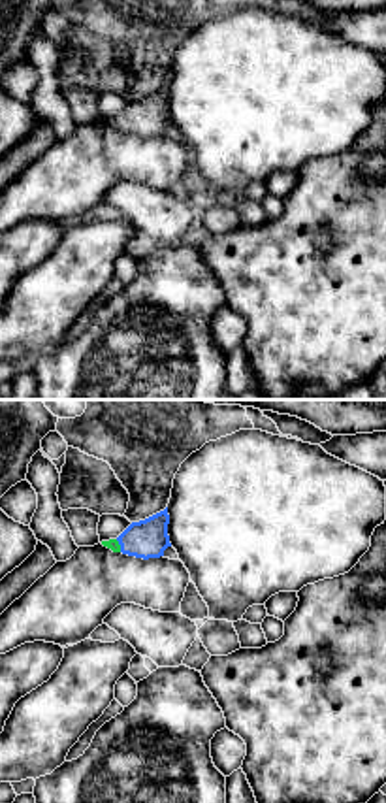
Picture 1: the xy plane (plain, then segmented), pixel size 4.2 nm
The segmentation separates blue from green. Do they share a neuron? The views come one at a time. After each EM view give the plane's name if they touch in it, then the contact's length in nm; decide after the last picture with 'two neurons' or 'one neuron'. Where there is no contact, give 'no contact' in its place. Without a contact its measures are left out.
meets blue in xy; contact 60 nm long

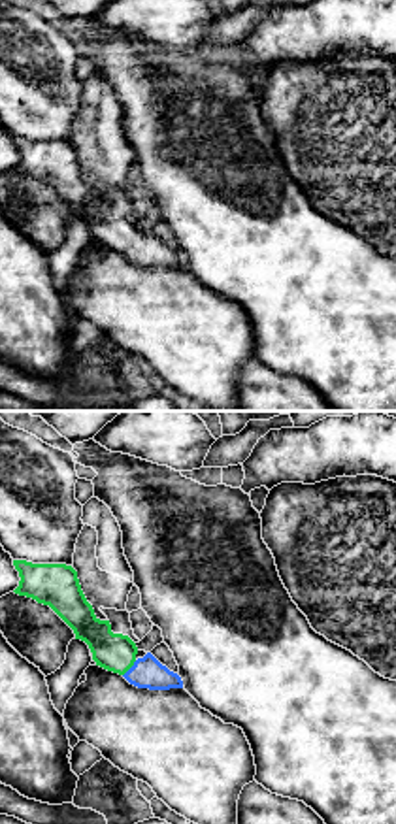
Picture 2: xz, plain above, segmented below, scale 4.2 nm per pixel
meets blue in xz; contact 90 nm long

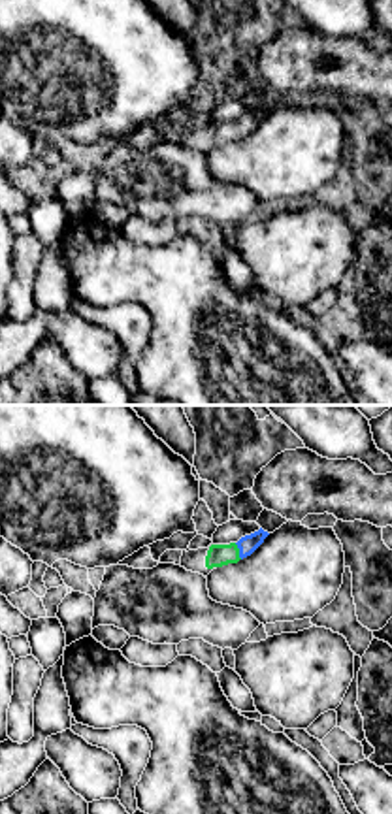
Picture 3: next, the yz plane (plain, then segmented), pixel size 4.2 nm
meets blue in yz; contact 80 nm long

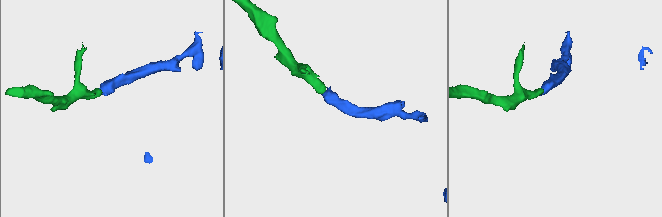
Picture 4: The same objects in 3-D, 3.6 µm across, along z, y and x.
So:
one neuron

